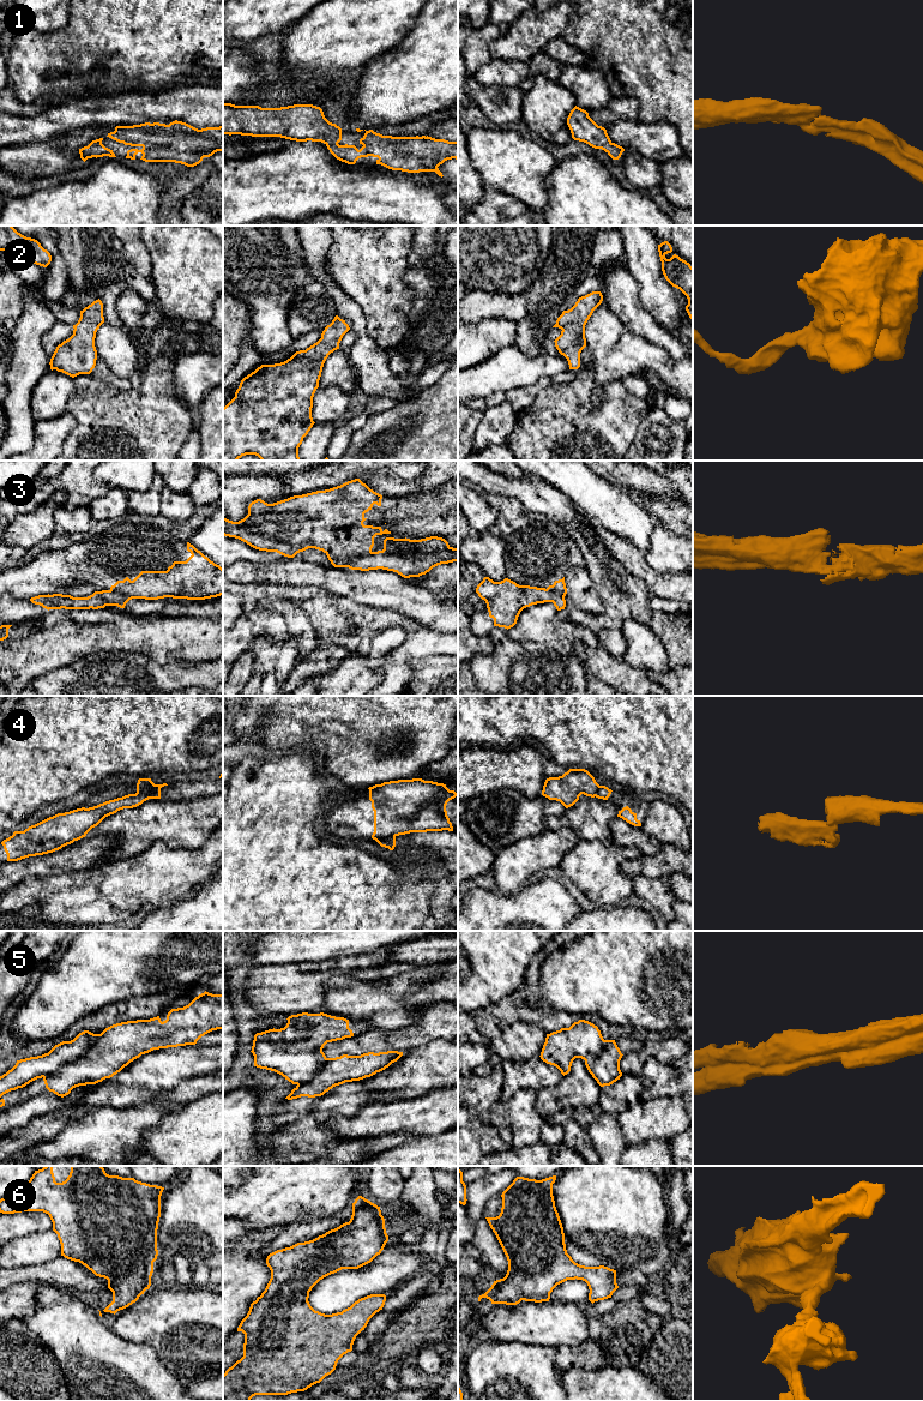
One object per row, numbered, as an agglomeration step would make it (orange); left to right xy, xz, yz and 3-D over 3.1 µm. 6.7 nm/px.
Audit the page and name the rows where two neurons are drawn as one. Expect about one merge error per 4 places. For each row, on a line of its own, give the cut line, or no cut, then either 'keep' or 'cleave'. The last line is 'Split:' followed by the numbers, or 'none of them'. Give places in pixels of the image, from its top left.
1: no cut; keep
2: no cut; keep
3: cut in xz along (372, 552), (357, 555), (347, 566); cleave
4: cut in xy along (160, 788), (137, 793); cleave
5: cut in xy along (97, 1034), (79, 1057), (60, 1065), (43, 1077); cleave
6: no cut; keep
Split: 3, 4, 5

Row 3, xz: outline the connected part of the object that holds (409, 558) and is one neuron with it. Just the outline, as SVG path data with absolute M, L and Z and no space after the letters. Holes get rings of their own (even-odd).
M438 536L421 540L386 537L384 549L357 557L348 565L351 570L387 570L404 578L420 577L433 567L458 561L458 548Z

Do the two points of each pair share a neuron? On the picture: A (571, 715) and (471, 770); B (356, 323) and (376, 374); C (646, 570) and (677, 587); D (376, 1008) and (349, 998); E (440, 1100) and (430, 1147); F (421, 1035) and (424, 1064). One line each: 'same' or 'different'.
A: different
B: same
C: same
D: same
E: different
F: different

